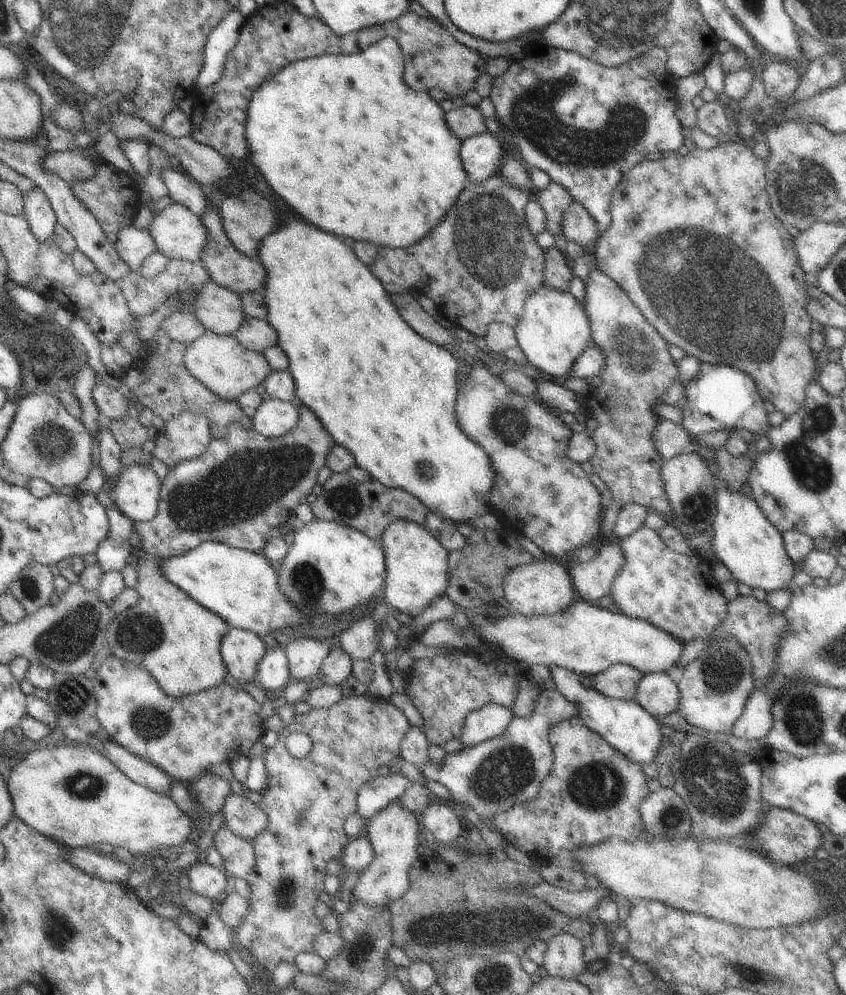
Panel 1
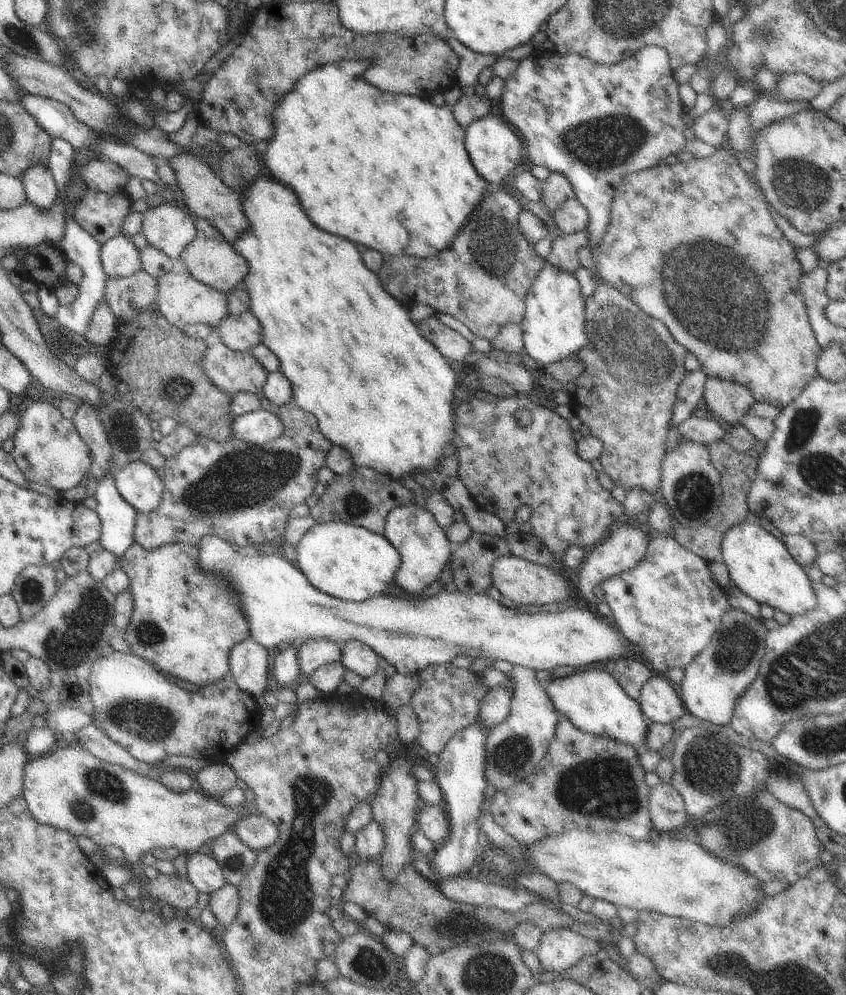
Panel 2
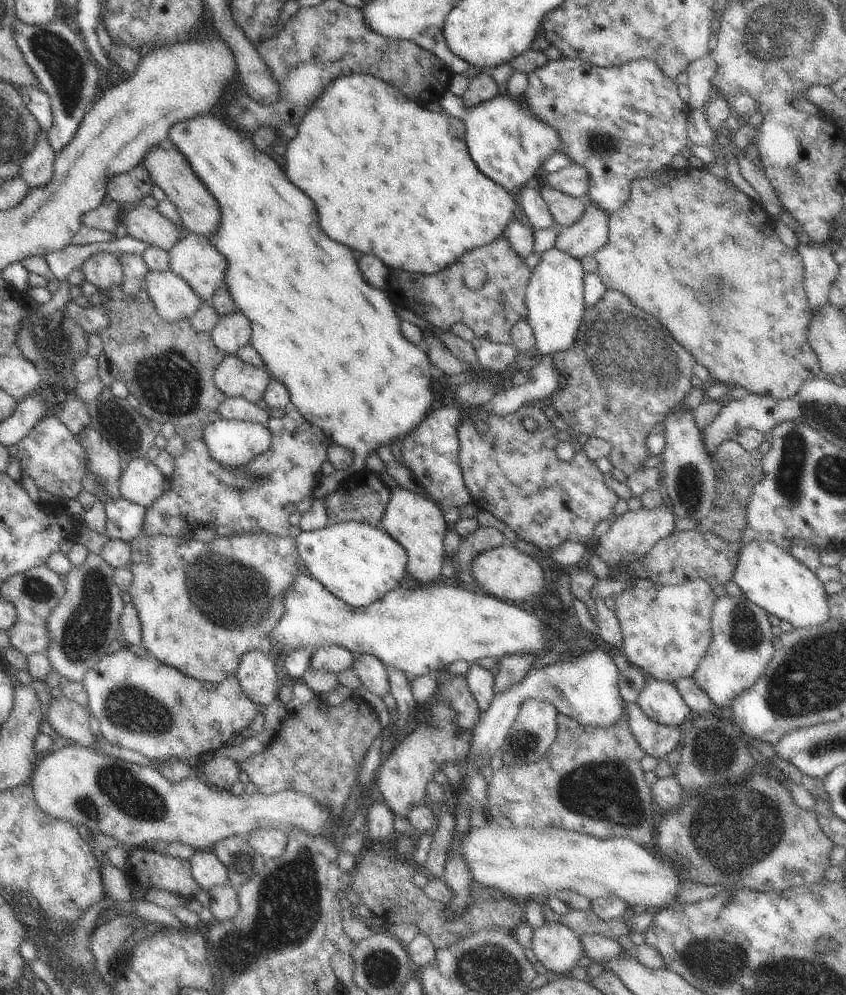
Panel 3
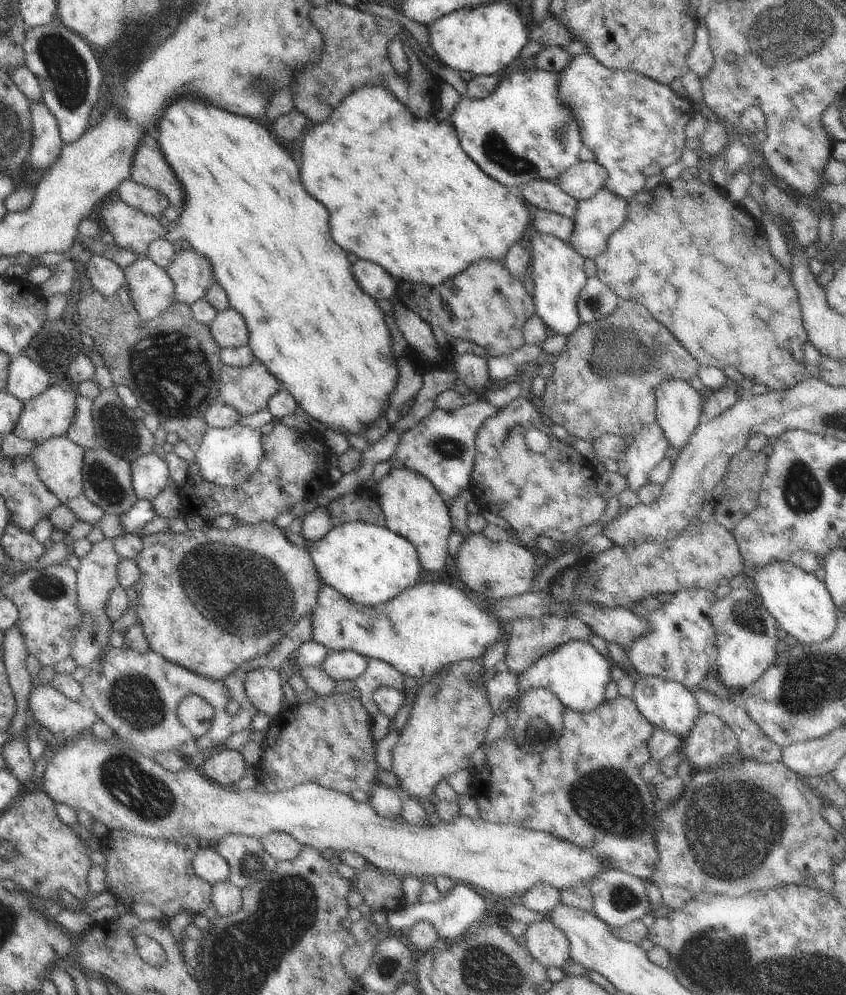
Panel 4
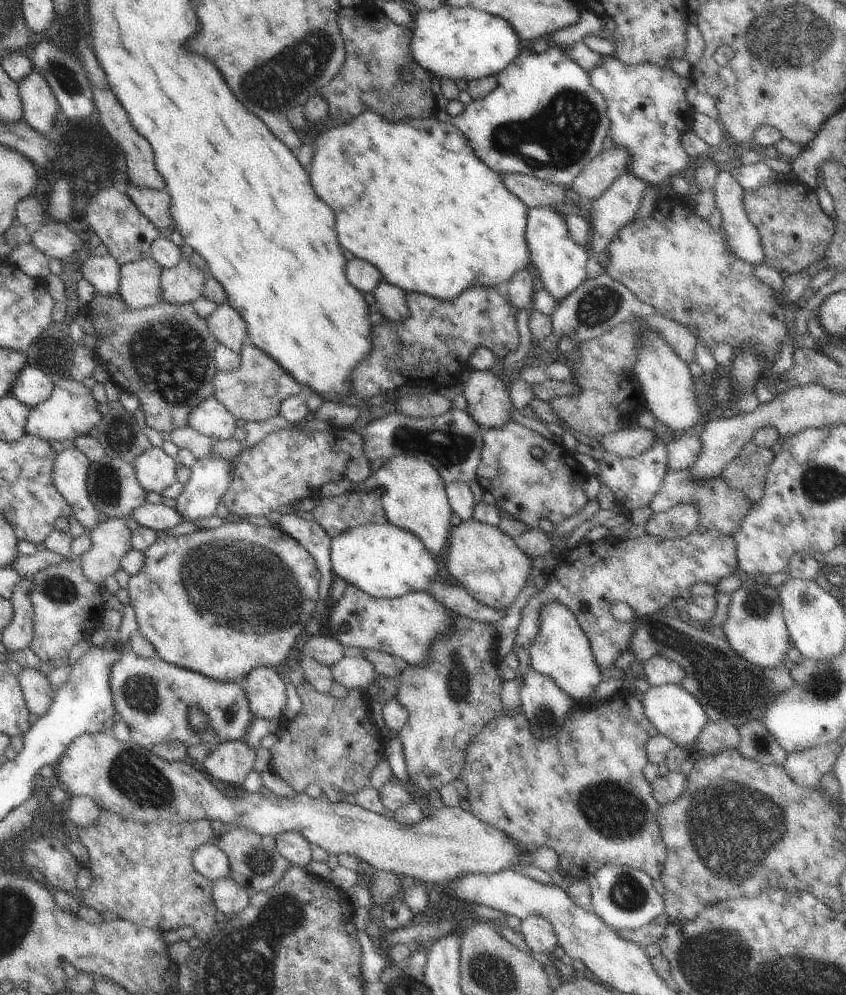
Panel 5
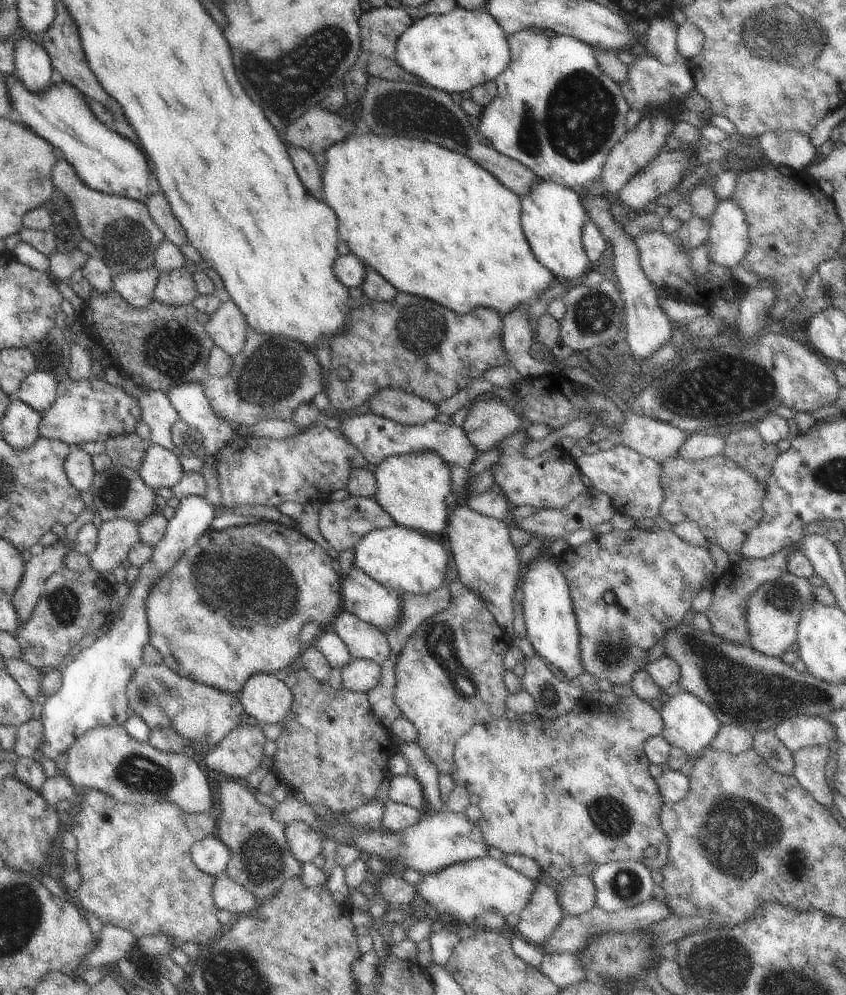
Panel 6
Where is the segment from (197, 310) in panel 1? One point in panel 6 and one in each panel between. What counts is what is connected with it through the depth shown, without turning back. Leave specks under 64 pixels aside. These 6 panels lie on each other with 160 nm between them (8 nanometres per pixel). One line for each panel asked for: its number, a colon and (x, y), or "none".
2: (183, 300)
3: (173, 298)
4: (151, 290)
5: (140, 282)
6: (138, 288)

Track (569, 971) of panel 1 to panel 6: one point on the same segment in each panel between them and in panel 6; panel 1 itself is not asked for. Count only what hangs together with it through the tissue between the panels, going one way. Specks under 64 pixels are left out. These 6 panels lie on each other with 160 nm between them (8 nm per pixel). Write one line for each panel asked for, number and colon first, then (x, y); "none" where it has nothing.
2: (560, 949)
3: (554, 945)
4: (545, 941)
5: (538, 932)
6: (541, 915)

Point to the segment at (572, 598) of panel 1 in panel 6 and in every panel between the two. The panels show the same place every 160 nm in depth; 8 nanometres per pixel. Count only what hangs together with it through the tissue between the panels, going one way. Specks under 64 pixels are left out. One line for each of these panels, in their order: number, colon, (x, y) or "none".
2: (531, 585)
3: (504, 572)
4: (500, 569)
5: (489, 564)
6: (487, 562)

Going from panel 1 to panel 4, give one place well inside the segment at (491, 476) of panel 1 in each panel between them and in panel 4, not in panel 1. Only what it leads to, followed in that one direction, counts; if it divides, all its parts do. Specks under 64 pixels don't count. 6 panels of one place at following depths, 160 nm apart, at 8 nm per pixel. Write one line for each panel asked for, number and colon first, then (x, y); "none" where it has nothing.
2: (378, 389)
3: (334, 341)
4: (268, 241)

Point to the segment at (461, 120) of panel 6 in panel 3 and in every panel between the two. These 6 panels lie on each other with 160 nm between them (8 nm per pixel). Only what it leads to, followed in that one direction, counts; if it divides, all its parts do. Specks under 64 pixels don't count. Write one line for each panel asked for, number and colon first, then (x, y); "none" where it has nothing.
3: (566, 209)
4: (543, 194)
5: (533, 191)

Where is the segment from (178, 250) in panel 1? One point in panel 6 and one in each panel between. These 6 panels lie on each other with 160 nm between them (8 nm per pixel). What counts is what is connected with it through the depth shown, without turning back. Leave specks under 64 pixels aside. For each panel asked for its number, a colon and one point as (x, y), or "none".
2: (170, 227)
3: (149, 225)
4: (132, 230)
5: (123, 229)
6: (126, 237)

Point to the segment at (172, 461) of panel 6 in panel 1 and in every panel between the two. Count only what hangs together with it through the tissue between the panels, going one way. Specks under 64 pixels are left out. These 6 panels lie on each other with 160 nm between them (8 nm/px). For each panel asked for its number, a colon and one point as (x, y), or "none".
1: (137, 494)
2: (138, 484)
3: (142, 482)
4: (150, 472)
5: (155, 470)

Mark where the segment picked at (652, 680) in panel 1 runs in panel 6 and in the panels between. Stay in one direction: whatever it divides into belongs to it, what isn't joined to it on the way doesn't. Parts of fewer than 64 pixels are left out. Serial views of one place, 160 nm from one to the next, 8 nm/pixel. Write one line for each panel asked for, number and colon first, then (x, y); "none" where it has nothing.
2: (659, 701)
3: (661, 700)
4: (669, 705)
5: (675, 713)
6: (688, 723)

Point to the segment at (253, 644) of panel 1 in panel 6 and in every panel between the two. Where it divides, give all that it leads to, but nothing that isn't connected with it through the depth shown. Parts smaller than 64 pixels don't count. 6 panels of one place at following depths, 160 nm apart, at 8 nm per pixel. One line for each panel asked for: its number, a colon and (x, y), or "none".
2: (249, 663)
3: (257, 674)
4: (263, 686)
5: (265, 690)
6: (266, 698)

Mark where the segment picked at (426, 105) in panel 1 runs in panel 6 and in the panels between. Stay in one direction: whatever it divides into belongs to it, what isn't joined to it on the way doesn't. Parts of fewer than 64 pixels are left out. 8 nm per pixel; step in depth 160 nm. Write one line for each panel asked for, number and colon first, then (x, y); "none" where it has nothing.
2: (390, 171)
3: (390, 178)
4: (401, 191)
5: (412, 198)
6: (436, 225)

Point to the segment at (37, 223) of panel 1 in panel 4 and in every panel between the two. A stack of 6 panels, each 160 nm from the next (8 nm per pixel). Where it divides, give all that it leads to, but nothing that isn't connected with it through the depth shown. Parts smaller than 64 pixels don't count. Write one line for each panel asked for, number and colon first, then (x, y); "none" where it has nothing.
2: (38, 181)
3: (37, 169)
4: (47, 144)

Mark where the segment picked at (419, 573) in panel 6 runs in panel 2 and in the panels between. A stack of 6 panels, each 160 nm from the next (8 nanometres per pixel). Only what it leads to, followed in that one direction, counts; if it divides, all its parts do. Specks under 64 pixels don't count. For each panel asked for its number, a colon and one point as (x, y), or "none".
2: (349, 562)
3: (358, 563)
4: (370, 564)
5: (386, 561)

